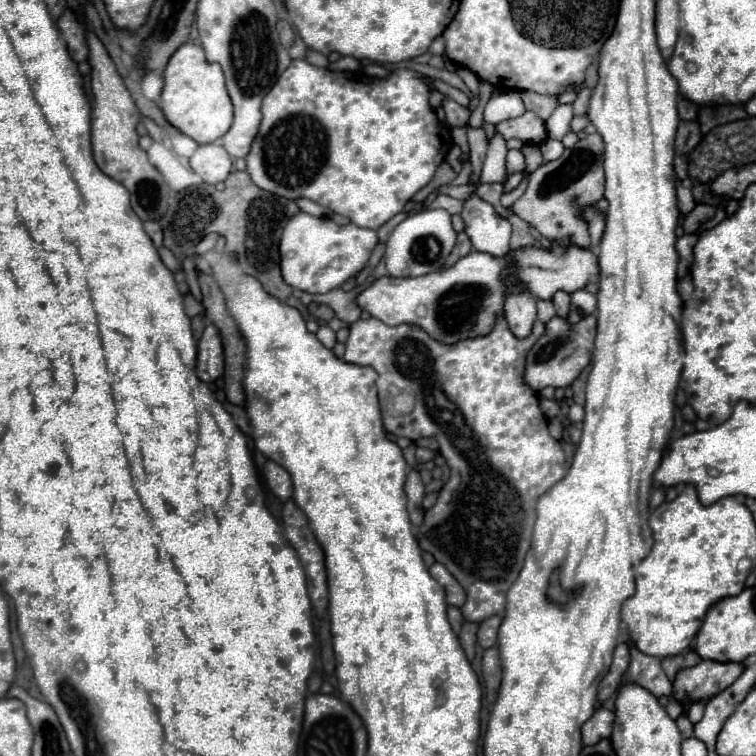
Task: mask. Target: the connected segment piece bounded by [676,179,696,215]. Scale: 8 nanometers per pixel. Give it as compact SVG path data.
M678 179L678 183L676 183L676 193L678 193L678 209L680 209L680 213L682 215L686 215L686 213L690 213L692 209L694 209L694 197L692 197L692 191L690 189L686 189L686 187L682 187L682 183L680 183L680 179Z

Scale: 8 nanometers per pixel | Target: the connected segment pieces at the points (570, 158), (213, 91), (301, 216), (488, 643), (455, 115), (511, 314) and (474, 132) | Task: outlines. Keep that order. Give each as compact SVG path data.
M598 133L586 135L580 139L574 147L566 149L562 157L556 161L540 165L530 177L528 177L528 189L526 193L512 205L514 213L524 219L526 223L534 225L546 239L564 243L566 237L570 237L572 243L580 247L590 247L590 235L586 235L586 223L574 215L574 195L582 199L582 203L598 203L604 197L604 141Z
M184 43L164 69L164 93L160 109L166 119L184 135L198 143L212 143L224 137L232 126L232 101L224 85L224 73L218 63L208 63L196 43Z
M298 213L294 215L294 219L286 223L282 233L280 243L282 277L294 289L306 293L328 293L330 289L342 285L344 281L358 275L366 267L376 243L378 237L376 231L372 229L362 229L356 225L336 225L332 219L318 219L308 213Z
M498 615L494 617L488 617L480 623L480 629L478 629L478 643L488 649L488 647L494 647L496 645L496 635L498 635L498 627L500 627L502 619Z
M444 99L444 113L446 113L448 125L450 127L466 127L468 119L470 119L470 113L472 113L474 107L476 107L476 99L472 99L468 107L462 107L462 105L458 105L452 99Z
M514 285L506 299L506 321L514 337L526 339L536 321L536 299L520 285Z
M468 127L468 145L470 145L470 163L474 167L474 179L478 179L478 173L482 169L482 161L488 149L488 137L482 127L472 129Z

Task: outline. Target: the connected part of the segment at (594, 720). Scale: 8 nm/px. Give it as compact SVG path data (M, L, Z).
M600 707L584 725L582 725L582 743L584 745L594 745L600 739L610 737L612 733L612 723L614 723L614 711Z

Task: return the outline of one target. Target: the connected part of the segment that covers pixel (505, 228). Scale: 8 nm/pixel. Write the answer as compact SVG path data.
M472 195L464 201L462 219L466 223L464 231L476 251L486 251L498 257L510 251L510 223L506 217L498 215L490 203Z

